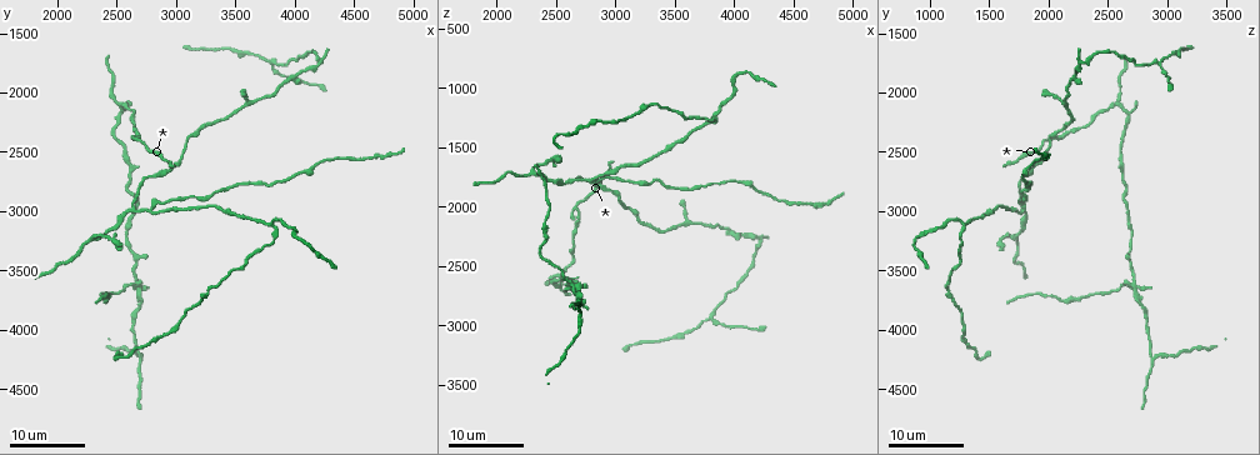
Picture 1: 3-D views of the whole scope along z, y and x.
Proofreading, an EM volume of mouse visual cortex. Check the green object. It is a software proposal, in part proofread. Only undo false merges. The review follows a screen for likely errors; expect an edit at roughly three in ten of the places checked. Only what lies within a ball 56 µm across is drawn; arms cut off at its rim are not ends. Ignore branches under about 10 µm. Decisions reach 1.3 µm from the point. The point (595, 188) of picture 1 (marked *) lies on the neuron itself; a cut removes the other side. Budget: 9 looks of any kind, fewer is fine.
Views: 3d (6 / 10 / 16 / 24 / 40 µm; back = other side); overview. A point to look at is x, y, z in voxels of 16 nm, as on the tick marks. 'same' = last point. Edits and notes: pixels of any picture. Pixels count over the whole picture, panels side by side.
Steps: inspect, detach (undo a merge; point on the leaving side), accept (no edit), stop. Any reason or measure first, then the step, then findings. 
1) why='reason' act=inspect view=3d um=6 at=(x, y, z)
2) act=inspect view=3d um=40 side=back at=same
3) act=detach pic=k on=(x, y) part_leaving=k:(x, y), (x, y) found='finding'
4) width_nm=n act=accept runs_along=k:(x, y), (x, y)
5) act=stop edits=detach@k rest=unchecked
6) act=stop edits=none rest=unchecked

why='three arms meet' act=inspect view=3d um=16 at=(2720, 4220, 2900)

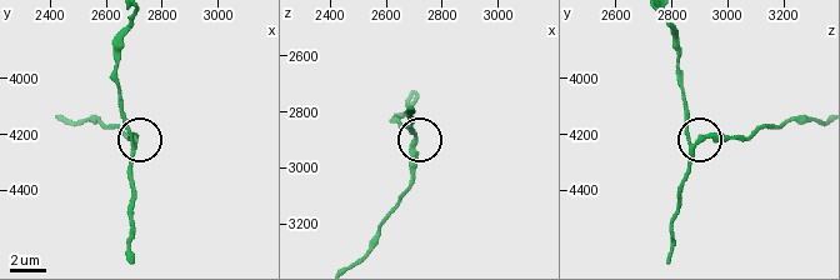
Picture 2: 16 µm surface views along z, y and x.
act=inspect view=3d um=10 at=(2700, 4220, 2890)

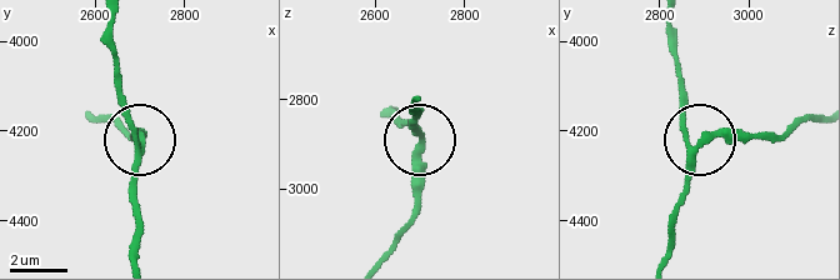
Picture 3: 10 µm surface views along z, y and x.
width_nm=230 act=accept found='one neuron here'

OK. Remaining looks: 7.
why='three arms meet' act=inspect view=3d um=16 at=(2800, 3000, 1780)

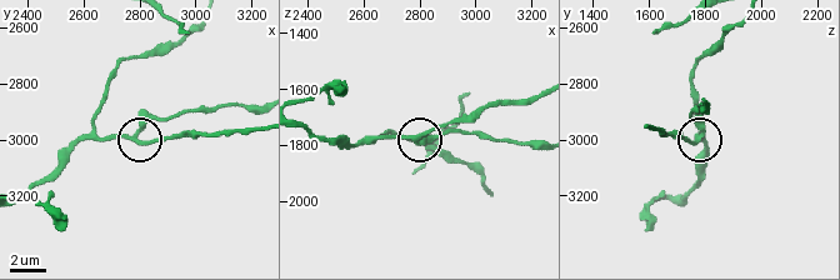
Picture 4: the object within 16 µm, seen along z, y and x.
act=inspect view=3d um=10 at=(2780, 2990, 1790)

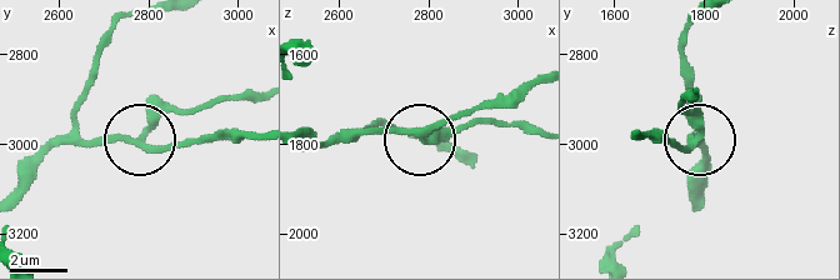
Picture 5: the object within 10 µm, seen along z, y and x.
side_arm_um=40 act=accept runs_along=5:(115, 25), (76, 119), (84, 138), (134, 140), (210, 100) found='all the same neuron'

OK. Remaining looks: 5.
why='arms part here' act=inspect view=3d um=24 at=(3800, 3080, 1300)

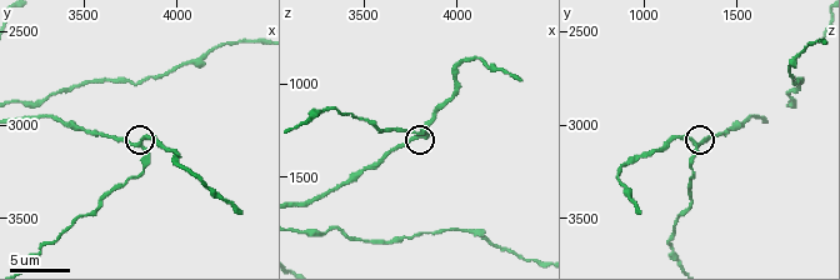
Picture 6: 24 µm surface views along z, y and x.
act=inspect view=3d um=10 at=(3800, 3120, 1280)

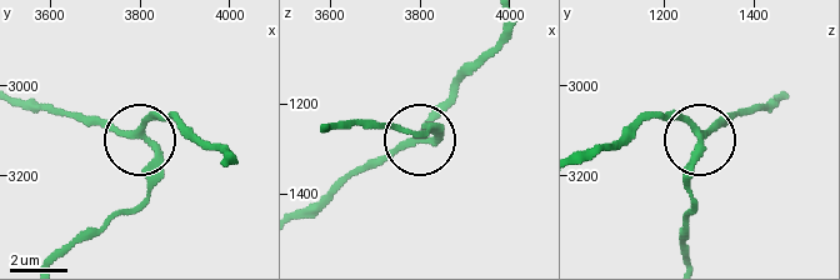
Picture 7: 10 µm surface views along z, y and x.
width_nm=220 act=accept found='one neuron here'

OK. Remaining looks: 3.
why='four or more arms meet' act=inspect view=3d um=24 at=(2680, 3620, 2720)

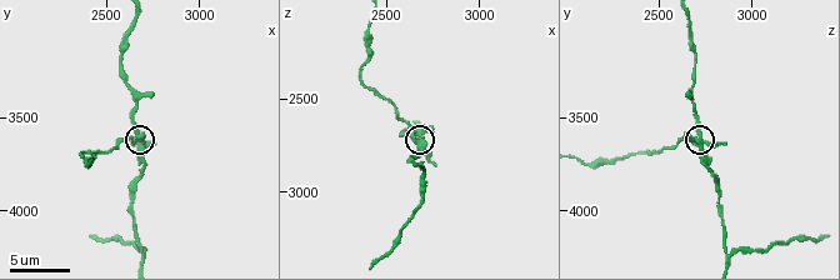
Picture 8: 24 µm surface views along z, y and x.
act=inspect view=3d um=6 at=(2660, 3640, 2700)

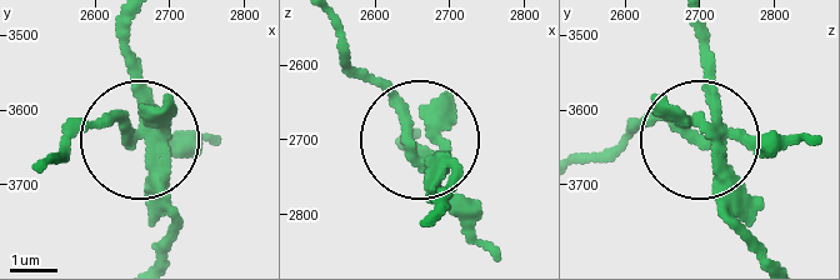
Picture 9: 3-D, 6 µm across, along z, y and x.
side_arm_um=21 arms=5 act=detach pic=9 on=(193, 136) found='two neurons meet here'

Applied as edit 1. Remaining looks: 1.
act=stop edits=detach@9 rest=unchecked

